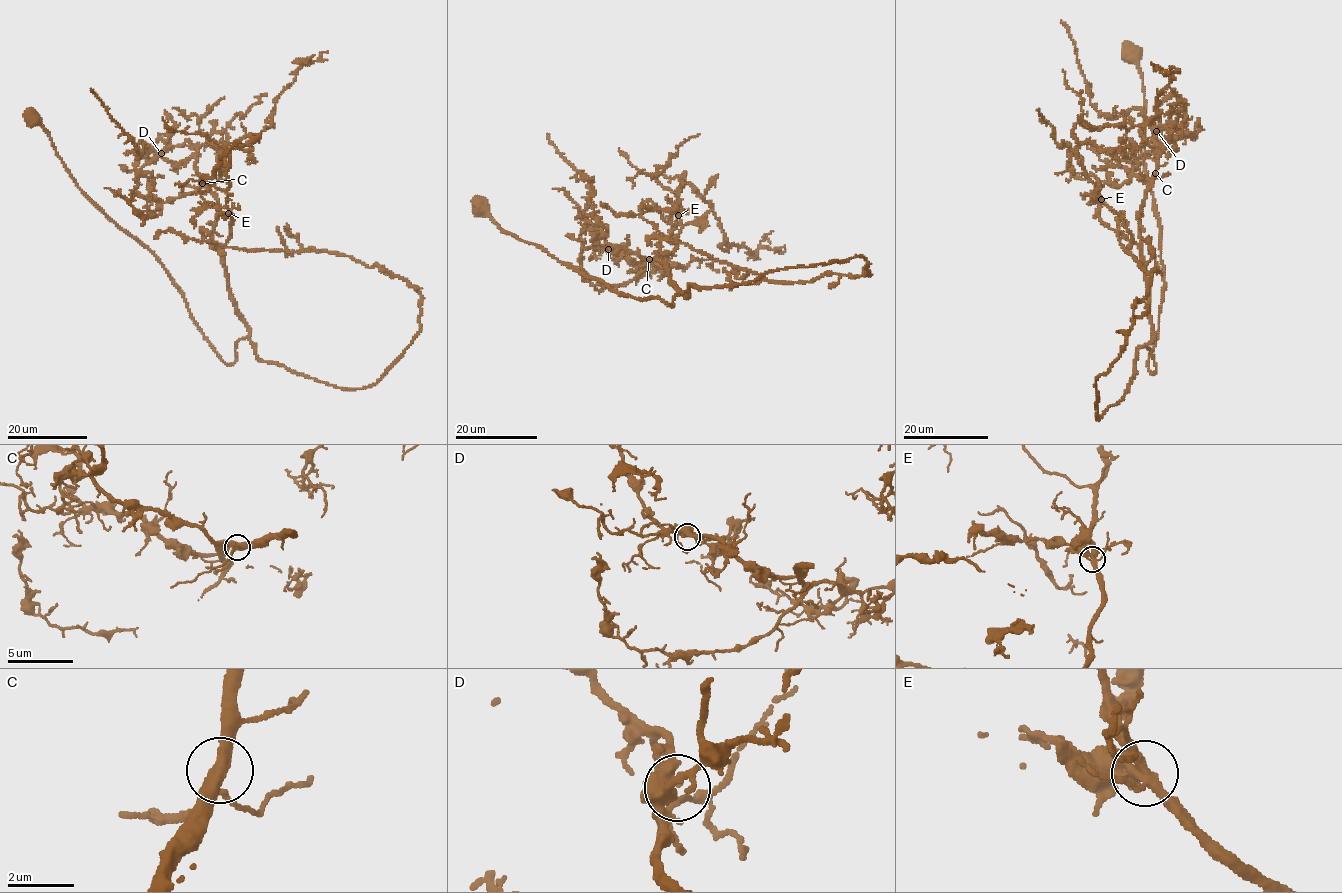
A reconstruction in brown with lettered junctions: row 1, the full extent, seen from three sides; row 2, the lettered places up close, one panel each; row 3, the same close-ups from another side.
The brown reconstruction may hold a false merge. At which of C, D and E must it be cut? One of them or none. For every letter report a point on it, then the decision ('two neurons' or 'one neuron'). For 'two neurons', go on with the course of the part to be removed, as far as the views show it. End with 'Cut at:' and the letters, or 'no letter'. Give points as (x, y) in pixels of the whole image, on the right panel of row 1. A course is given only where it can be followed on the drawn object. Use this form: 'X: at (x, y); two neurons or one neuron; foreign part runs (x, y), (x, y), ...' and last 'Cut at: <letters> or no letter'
C: at (1155, 173); one neuron
D: at (1156, 131); one neuron
E: at (1101, 199); one neuron
Cut at: no letter

